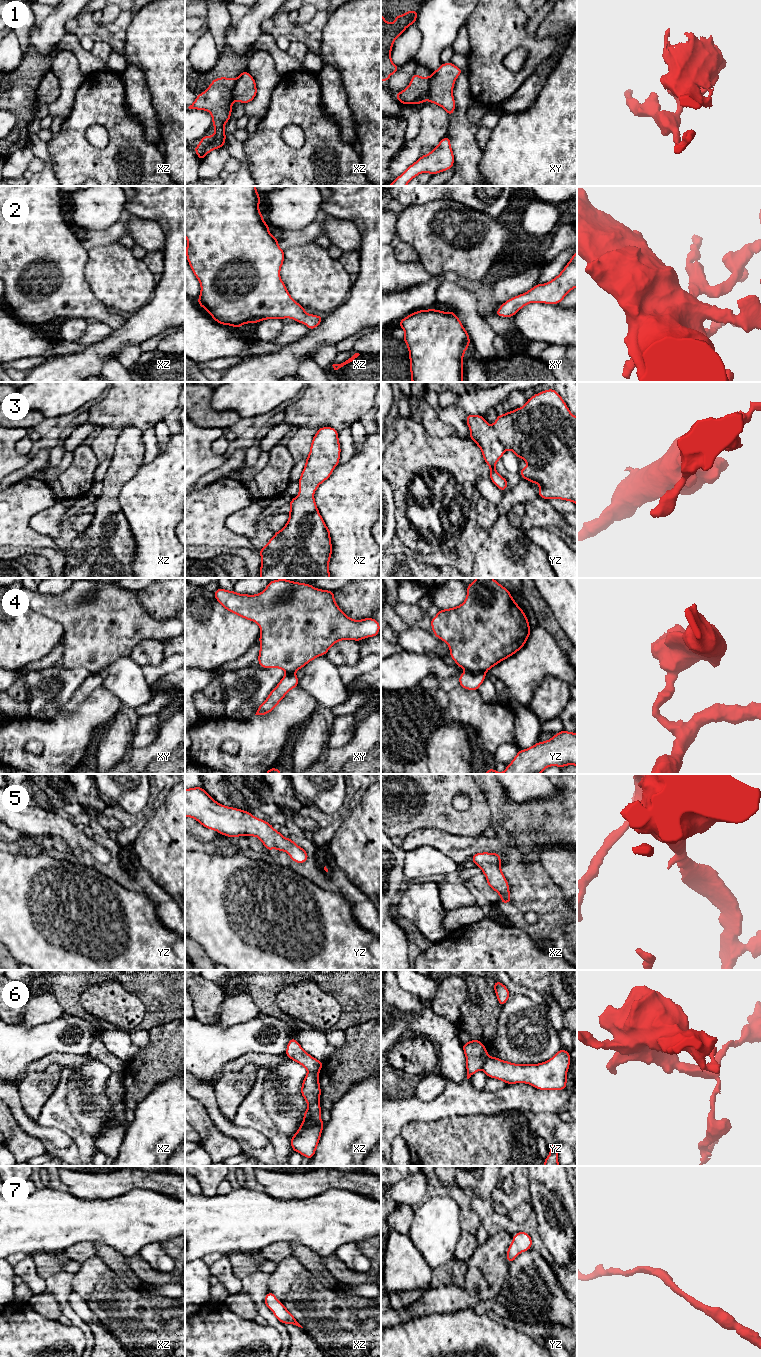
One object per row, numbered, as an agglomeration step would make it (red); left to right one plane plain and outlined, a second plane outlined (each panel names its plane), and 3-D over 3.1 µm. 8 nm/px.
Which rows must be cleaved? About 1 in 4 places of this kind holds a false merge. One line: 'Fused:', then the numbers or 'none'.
Fused: 1, 4, 6

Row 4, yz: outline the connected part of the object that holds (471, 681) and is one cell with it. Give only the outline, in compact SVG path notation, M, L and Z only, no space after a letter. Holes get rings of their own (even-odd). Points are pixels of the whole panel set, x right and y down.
M466 671L459 676L459 683L464 689L478 690L485 679L486 676L484 673L471 673Z

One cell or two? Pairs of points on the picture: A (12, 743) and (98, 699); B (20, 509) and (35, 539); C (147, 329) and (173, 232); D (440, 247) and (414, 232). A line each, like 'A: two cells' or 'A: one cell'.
A: one cell
B: one cell
C: one cell
D: one cell

